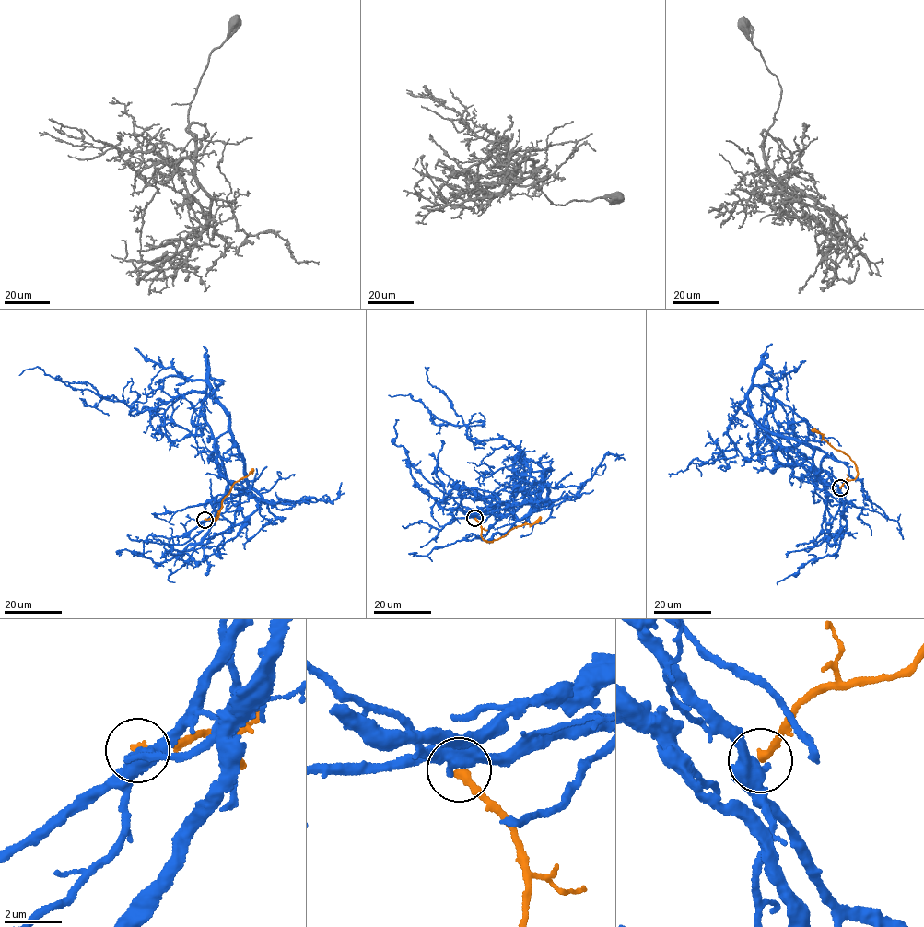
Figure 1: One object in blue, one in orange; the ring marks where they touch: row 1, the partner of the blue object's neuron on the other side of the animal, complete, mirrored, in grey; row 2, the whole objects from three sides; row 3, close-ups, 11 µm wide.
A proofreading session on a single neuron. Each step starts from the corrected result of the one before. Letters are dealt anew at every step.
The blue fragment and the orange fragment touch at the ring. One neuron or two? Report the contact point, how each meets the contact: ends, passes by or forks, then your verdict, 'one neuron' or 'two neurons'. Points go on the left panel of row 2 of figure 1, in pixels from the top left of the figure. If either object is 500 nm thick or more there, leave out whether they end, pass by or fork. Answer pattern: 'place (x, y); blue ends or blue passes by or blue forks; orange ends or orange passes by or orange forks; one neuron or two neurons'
place (204, 520); blue passes by; orange ends; two neurons

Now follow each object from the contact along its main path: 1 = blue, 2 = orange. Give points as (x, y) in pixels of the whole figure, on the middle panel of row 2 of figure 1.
1: (474, 518), (515, 496), (526, 474), (549, 470), (504, 439), (467, 437), (409, 393), (389, 395)
2: (474, 518), (480, 524), (482, 536), (486, 542), (491, 542), (518, 526), (531, 524), (541, 516)

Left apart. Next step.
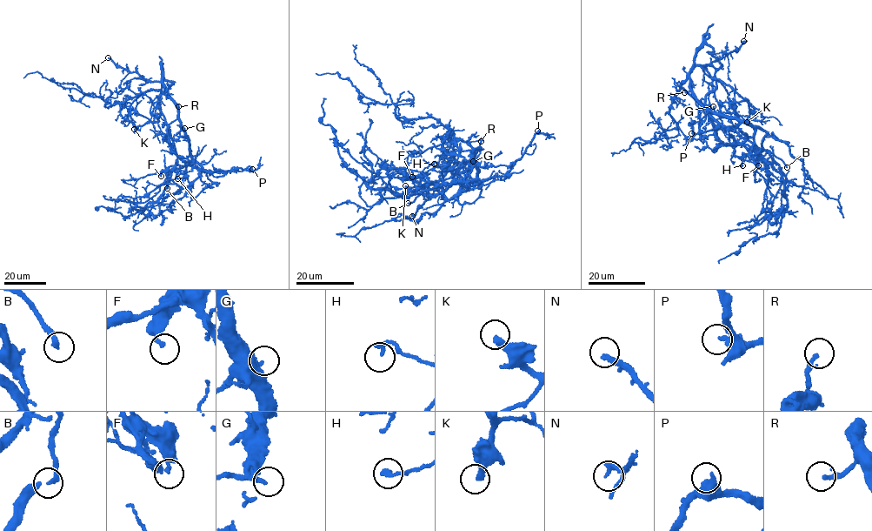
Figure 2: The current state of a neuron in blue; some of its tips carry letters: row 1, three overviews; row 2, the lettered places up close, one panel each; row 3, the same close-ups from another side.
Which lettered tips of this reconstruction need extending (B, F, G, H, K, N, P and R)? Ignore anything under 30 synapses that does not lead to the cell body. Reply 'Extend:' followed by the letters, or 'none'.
Extend: B, K, N, R

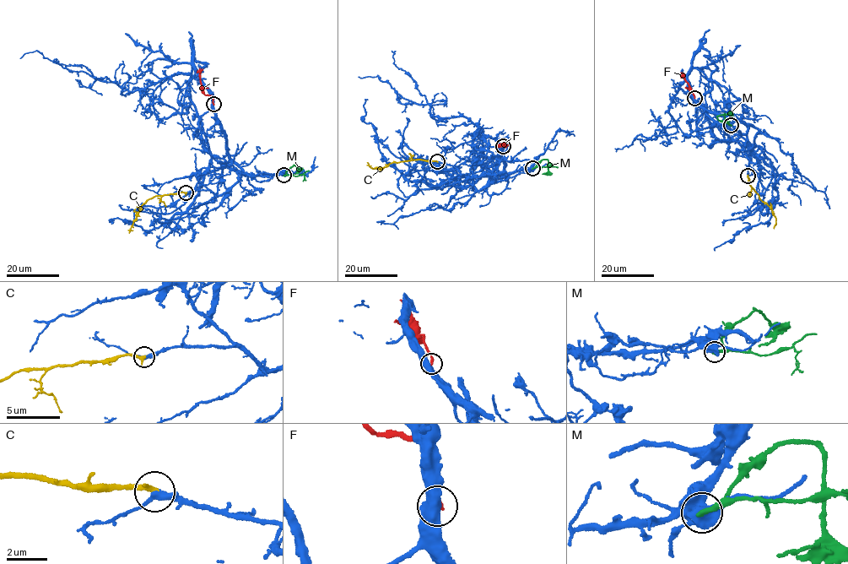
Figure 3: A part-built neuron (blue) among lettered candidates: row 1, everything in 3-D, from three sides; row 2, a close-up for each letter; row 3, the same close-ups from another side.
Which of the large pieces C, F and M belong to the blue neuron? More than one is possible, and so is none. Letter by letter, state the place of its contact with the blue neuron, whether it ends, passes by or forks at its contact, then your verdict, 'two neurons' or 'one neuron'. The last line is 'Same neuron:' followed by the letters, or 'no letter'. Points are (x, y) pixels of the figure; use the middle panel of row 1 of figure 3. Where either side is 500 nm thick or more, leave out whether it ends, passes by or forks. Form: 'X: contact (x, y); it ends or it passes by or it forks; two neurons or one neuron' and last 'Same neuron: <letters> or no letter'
C: contact (437, 161); it ends; one neuron
F: contact (503, 146); two neurons
M: contact (532, 168); two neurons
Same neuron: C

